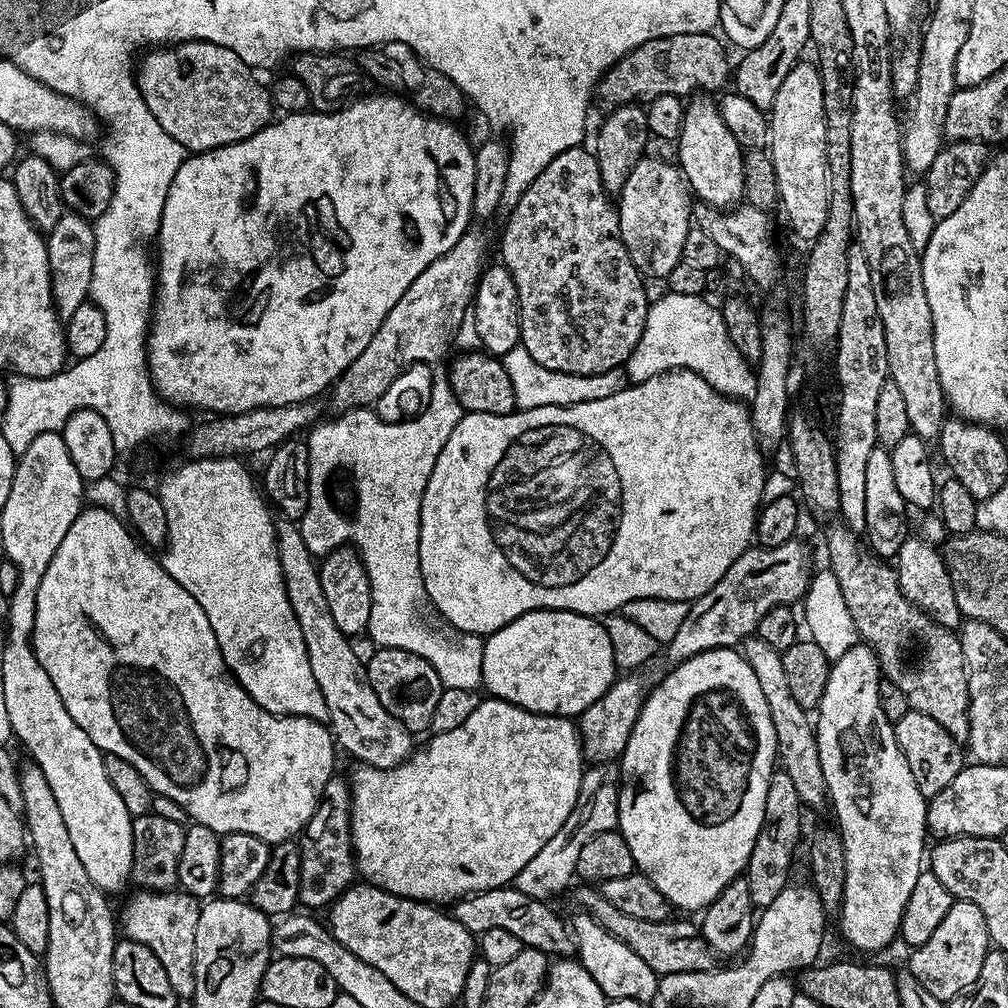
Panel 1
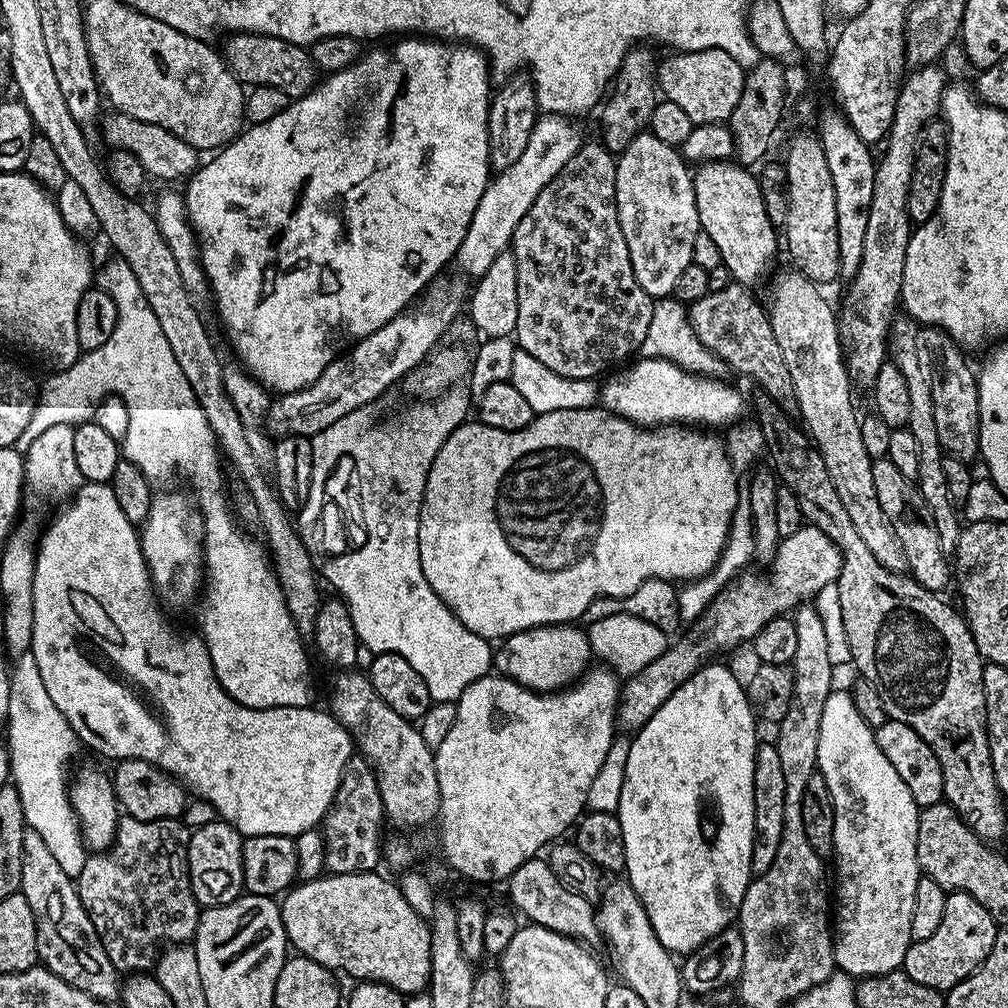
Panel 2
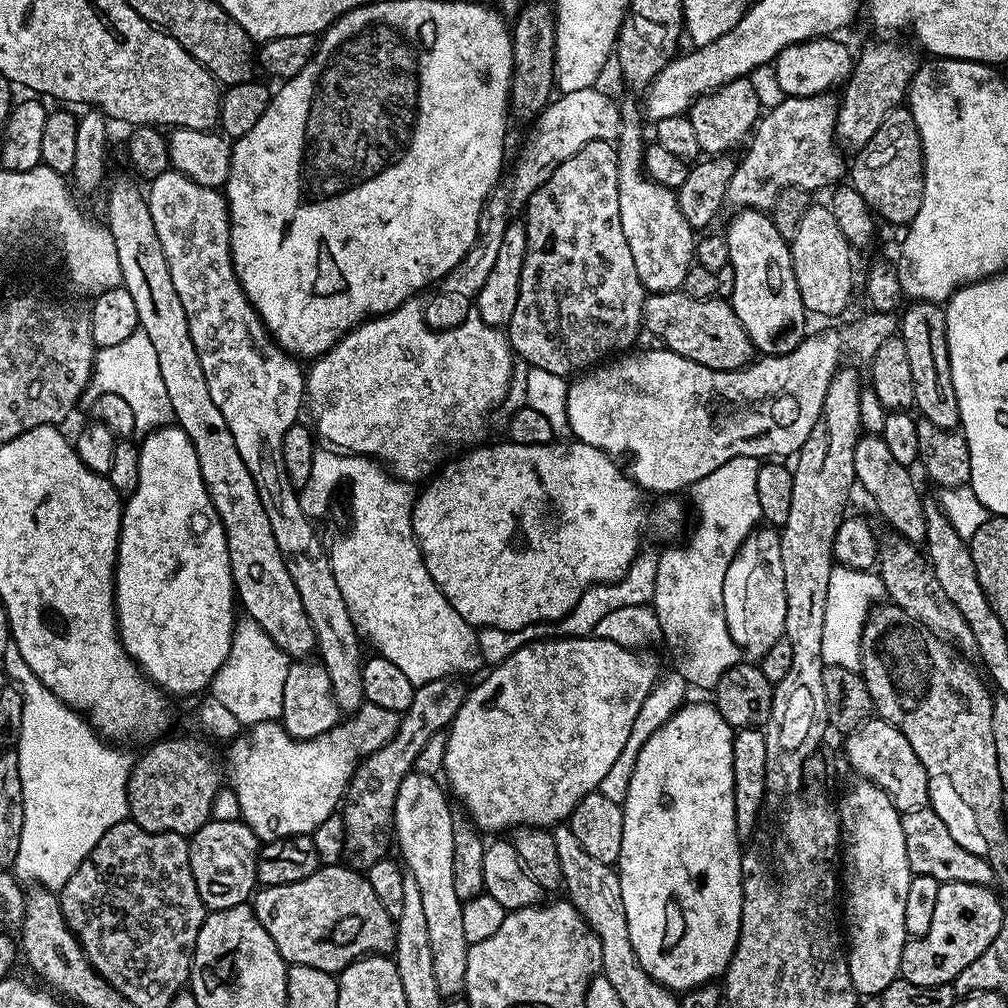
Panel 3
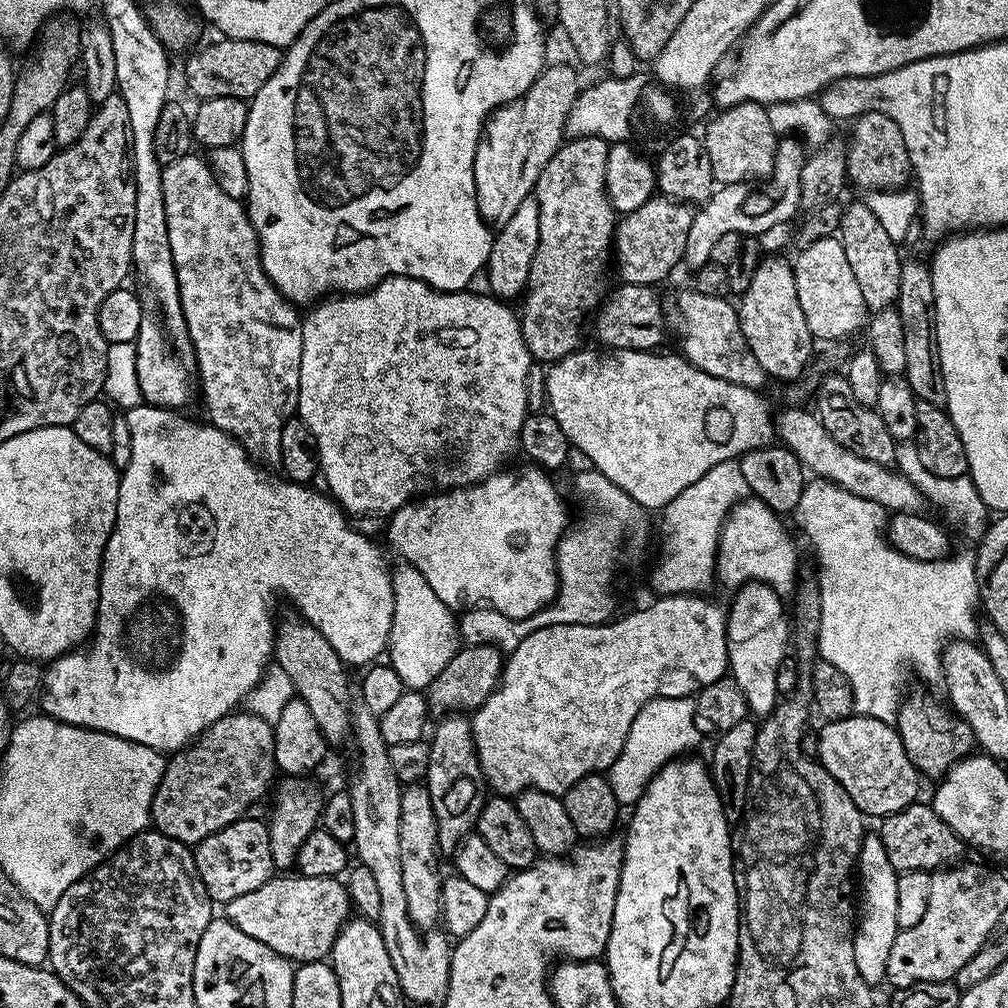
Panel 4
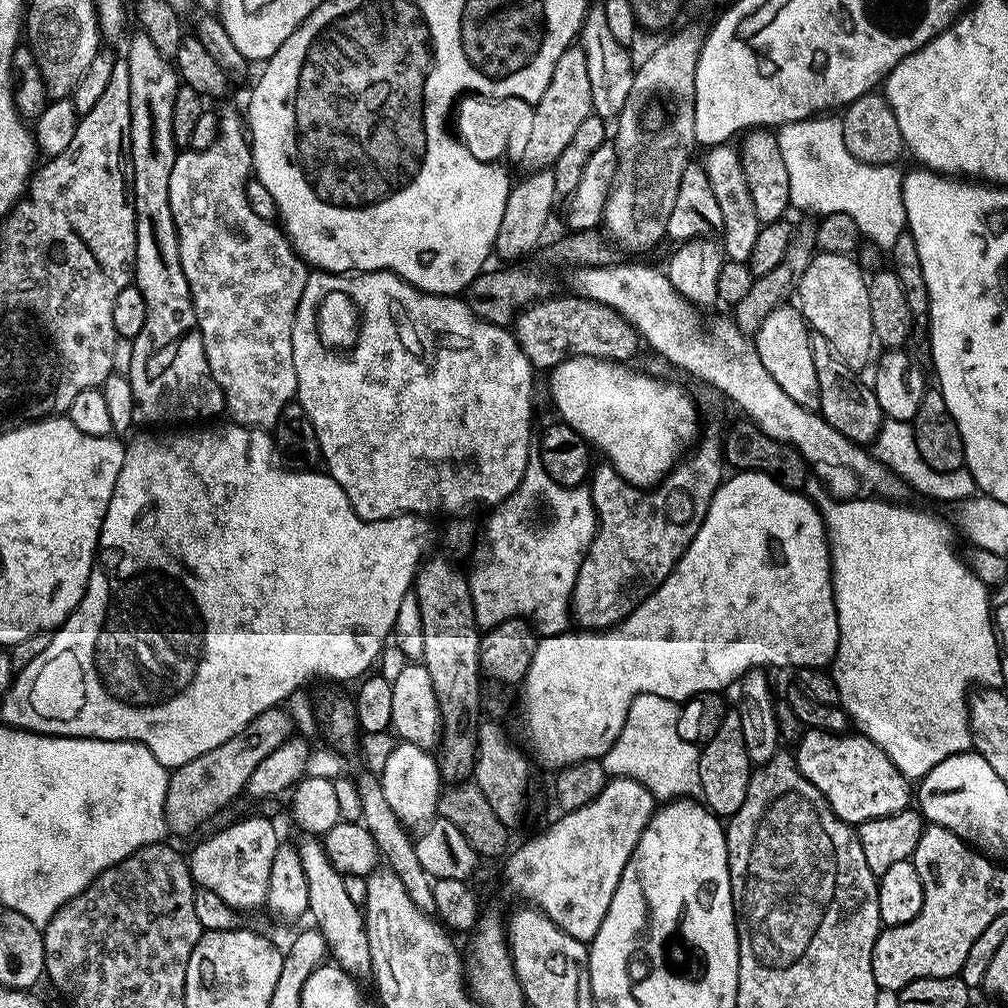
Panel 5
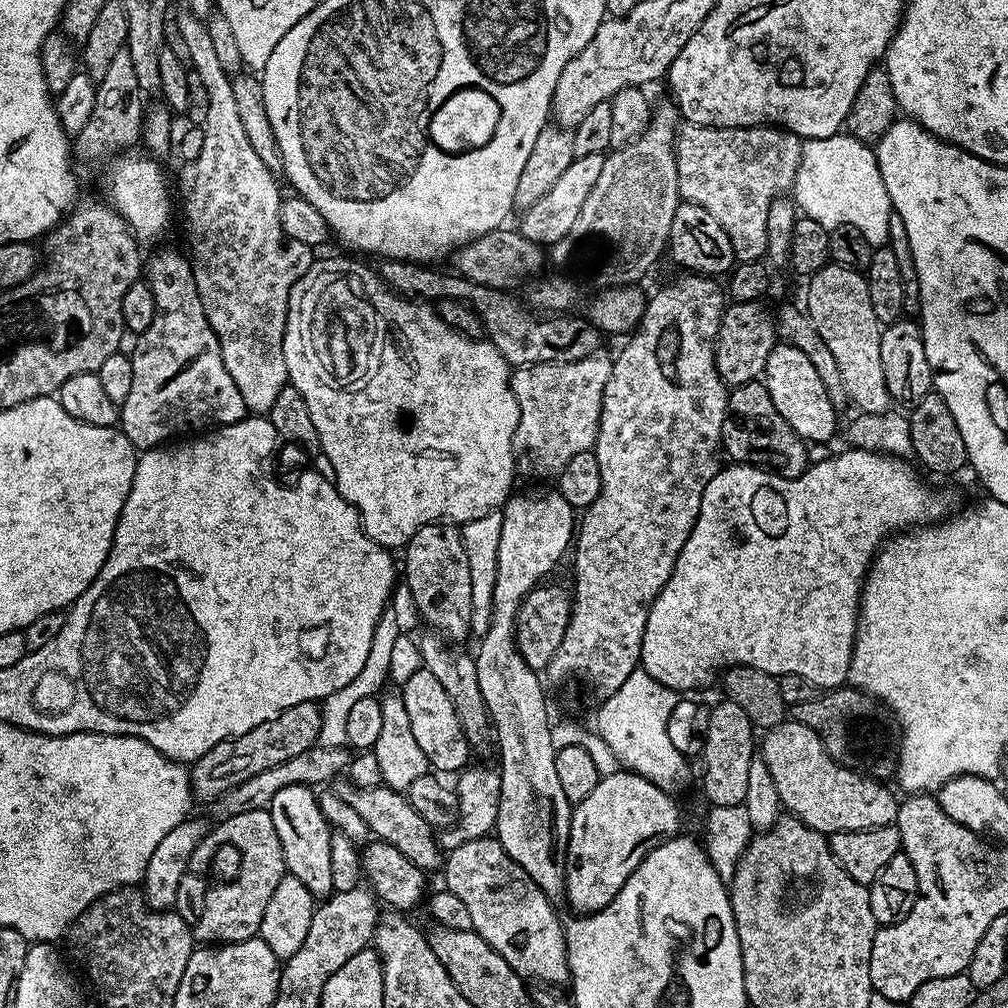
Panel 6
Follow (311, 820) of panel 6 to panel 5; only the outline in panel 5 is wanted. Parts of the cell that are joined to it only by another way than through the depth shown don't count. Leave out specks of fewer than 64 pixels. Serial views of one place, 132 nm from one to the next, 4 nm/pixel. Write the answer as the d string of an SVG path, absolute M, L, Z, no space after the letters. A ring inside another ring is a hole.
M304 838L298 844L302 860L302 870L306 876L306 890L310 890L307 915L312 916L315 927L328 943L331 959L342 970L357 978L371 977L372 959L370 958L370 942L366 938L366 926L361 905L350 902L346 895L344 876L334 870L332 863L326 858L324 845L319 839Z

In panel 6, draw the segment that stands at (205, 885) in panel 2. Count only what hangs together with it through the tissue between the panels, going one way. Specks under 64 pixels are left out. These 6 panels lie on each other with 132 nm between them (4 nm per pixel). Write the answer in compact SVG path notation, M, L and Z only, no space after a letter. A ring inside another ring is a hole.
M263 808L250 810L246 814L234 814L221 819L220 824L211 829L207 836L198 842L198 846L192 855L191 867L196 870L208 868L212 859L219 854L220 848L229 844L232 848L240 851L240 877L233 884L220 884L217 888L209 887L204 894L204 909L198 913L198 919L194 925L194 936L200 942L215 942L221 944L237 944L243 940L253 939L259 933L262 926L262 914L266 914L266 906L270 902L270 894L278 887L278 882L286 875L284 859L282 858L282 842L278 842L278 830L274 830L272 816Z

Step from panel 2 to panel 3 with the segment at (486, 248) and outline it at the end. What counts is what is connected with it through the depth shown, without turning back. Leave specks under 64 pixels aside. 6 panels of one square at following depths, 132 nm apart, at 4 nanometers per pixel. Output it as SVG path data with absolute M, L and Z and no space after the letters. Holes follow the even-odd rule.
M593 86L586 90L563 92L543 109L535 123L537 130L523 150L512 176L509 201L513 207L523 207L529 197L549 180L554 170L582 146L592 141L616 140L620 120L617 101L598 89Z

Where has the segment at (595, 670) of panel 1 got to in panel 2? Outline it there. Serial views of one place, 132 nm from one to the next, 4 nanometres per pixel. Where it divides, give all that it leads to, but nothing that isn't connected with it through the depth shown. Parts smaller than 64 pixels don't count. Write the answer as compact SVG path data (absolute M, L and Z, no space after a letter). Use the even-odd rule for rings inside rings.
M575 623L544 624L541 628L527 628L505 636L494 652L494 668L499 675L518 682L533 692L555 692L576 683L584 675L593 659L588 634Z

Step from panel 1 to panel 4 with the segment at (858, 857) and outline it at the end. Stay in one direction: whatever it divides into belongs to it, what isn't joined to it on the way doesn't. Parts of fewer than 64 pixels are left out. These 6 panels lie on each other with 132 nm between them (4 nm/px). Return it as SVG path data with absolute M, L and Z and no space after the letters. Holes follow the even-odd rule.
M877 833L865 835L863 845L860 848L860 856L857 860L856 876L858 888L863 891L858 896L858 923L857 933L854 935L854 962L857 963L858 972L863 980L870 986L877 986L887 979L886 963L890 958L890 949L894 946L894 938L897 937L898 910L898 884L899 873L886 858L885 847Z

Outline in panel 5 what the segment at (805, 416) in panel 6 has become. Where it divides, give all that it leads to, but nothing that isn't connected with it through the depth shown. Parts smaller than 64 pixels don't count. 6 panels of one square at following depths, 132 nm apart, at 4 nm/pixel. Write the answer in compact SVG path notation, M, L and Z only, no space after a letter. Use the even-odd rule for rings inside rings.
M783 306L767 314L766 320L758 327L754 335L754 343L758 350L758 358L762 358L762 366L770 370L774 382L786 390L786 395L794 398L798 406L819 409L818 374L814 370L814 354L812 353L812 336L799 307Z

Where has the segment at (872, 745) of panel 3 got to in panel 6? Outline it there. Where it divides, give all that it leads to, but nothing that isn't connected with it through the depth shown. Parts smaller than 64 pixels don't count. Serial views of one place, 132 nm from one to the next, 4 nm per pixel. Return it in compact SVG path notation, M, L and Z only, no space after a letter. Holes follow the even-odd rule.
M788 718L777 728L767 729L763 736L762 759L770 770L770 778L774 778L774 786L778 786L778 798L781 805L806 826L825 834L831 834L881 828L887 824L896 823L897 793L895 791L892 793L887 788L889 786L887 783L874 780L871 776L864 776L861 772L855 772L834 762L826 746L822 746L822 738L818 738L818 734L810 730L810 726L802 726L797 720Z

